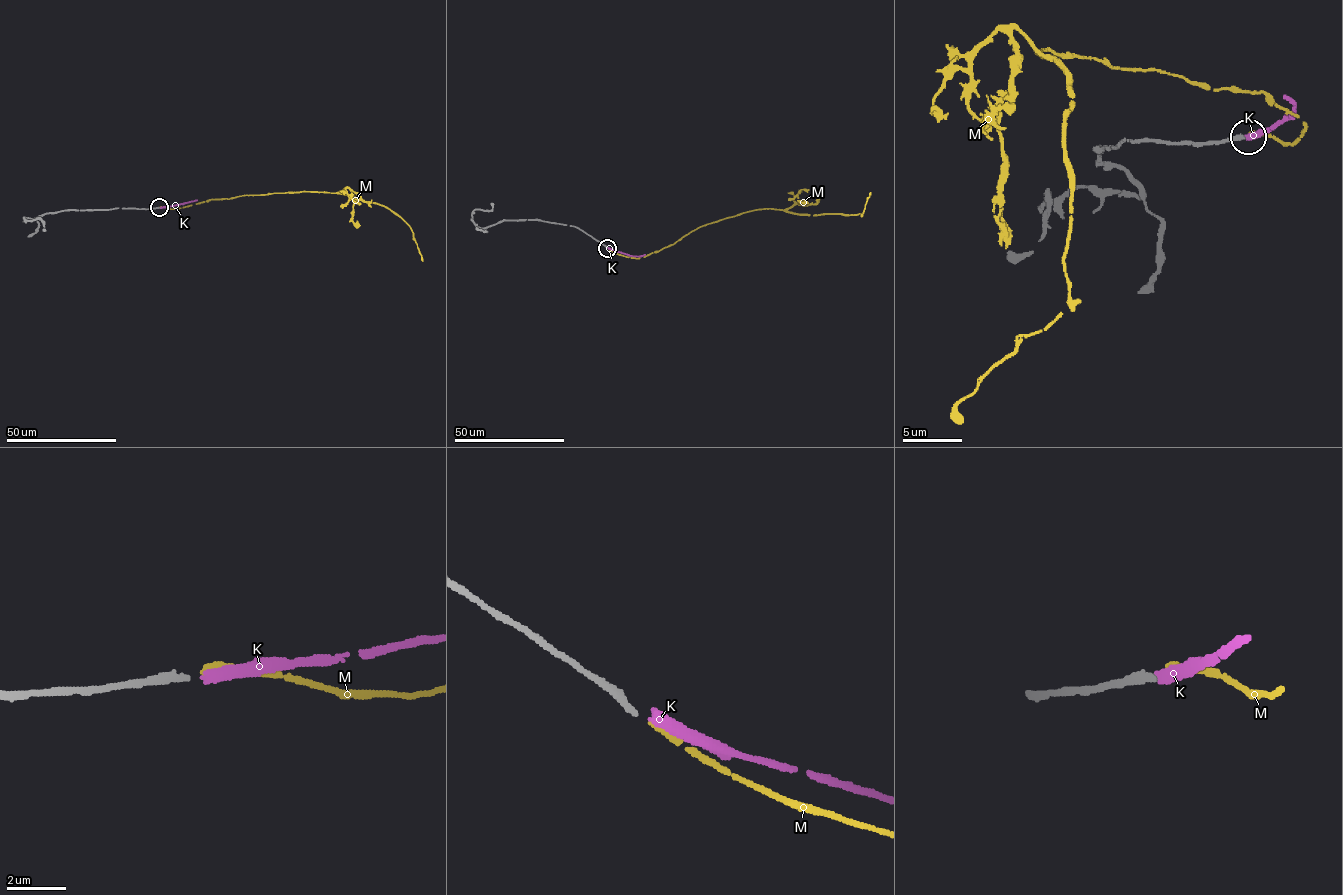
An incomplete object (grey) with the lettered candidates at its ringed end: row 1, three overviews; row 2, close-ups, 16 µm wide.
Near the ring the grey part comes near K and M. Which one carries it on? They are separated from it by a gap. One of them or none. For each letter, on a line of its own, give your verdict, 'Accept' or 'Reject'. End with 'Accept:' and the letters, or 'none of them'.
K: Reject
M: Accept
Accept: M

